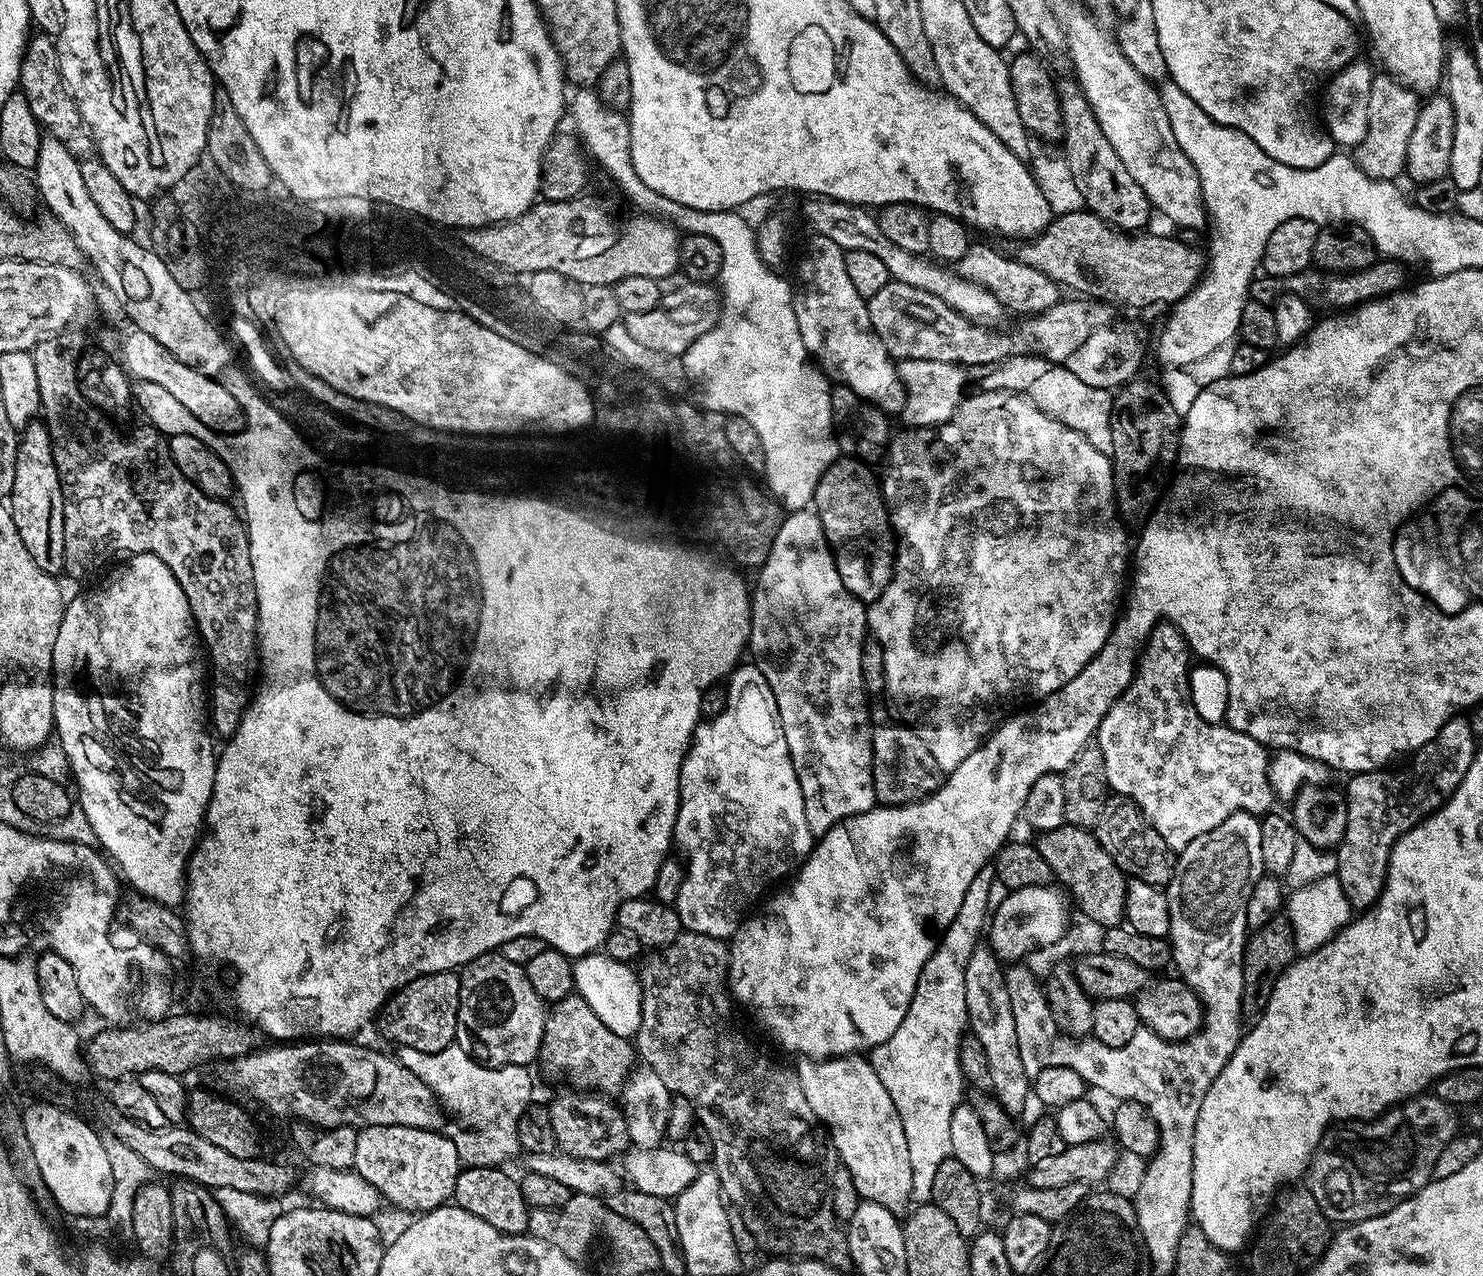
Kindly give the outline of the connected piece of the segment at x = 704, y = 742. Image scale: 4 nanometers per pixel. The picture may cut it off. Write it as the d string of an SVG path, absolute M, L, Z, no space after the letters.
M744 662L733 668L727 684L728 697L724 700L724 709L713 720L701 719L692 735L692 745L684 755L684 761L680 767L678 818L672 831L675 847L678 852L680 848L681 854L688 859L688 869L684 872L684 881L681 882L680 889L676 892L676 900L674 899L675 910L680 915L681 929L706 934L710 938L718 938L723 941L727 941L733 936L744 923L750 912L748 907L756 899L759 901L769 891L767 888L775 880L782 879L787 872L795 873L800 865L808 859L814 847L814 837L806 822L806 806L802 798L802 786L798 786L798 774L794 770L794 762L790 758L790 750L786 746L786 734L782 734L782 722L778 718L778 702L774 702L774 690L770 690L770 682L766 682L762 670L758 670L755 664Z

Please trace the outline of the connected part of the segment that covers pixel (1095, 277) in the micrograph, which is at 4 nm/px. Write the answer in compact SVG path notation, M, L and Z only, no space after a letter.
M1081 210L1082 212L1064 212L1053 215L1049 224L1044 227L1040 233L1031 238L1024 238L1019 241L1020 244L1014 251L1014 258L1018 262L1022 262L1026 266L1034 266L1034 270L1042 270L1042 274L1046 274L1046 278L1050 278L1054 283L1063 286L1065 289L1073 288L1073 293L1079 294L1084 298L1091 298L1096 302L1107 302L1113 306L1121 306L1120 304L1129 304L1132 308L1148 308L1151 304L1164 303L1165 306L1171 306L1177 300L1181 300L1190 290L1194 290L1194 286L1199 282L1200 277L1204 274L1206 267L1206 256L1202 251L1191 248L1184 240L1175 240L1172 236L1144 236L1148 234L1133 234L1130 232L1122 232L1118 228L1113 228L1111 224L1106 223L1101 217L1098 217L1089 210Z

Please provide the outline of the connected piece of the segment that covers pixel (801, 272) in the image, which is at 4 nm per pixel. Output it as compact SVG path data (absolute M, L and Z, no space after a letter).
M814 234L810 238L796 264L796 280L793 279L792 282L795 317L803 345L831 381L854 390L886 414L898 414L905 404L905 388L885 344L878 338L873 323L870 322L867 299L858 294L847 275L845 250L825 235Z

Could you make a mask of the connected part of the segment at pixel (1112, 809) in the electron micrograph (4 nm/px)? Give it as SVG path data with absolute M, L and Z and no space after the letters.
M1113 795L1102 806L1094 833L1102 849L1110 854L1126 877L1157 886L1168 885L1176 869L1176 856L1172 848L1166 846L1166 838L1154 830L1154 826L1144 816L1144 811L1134 801Z

